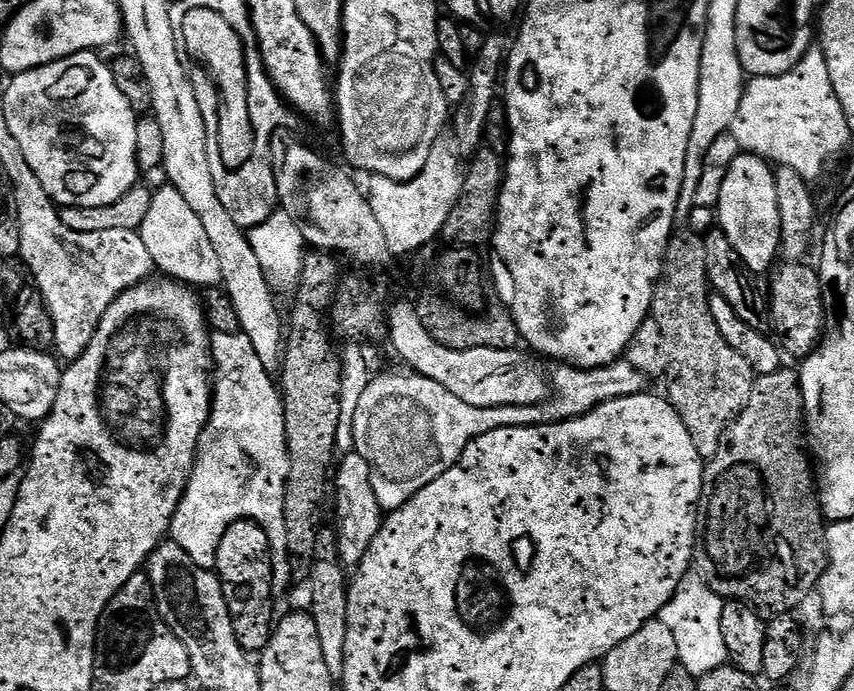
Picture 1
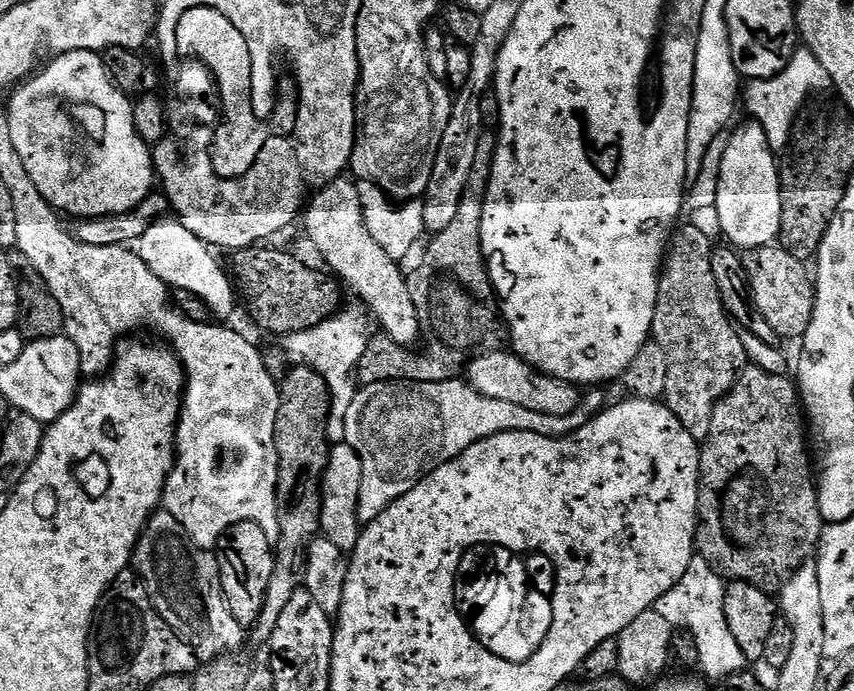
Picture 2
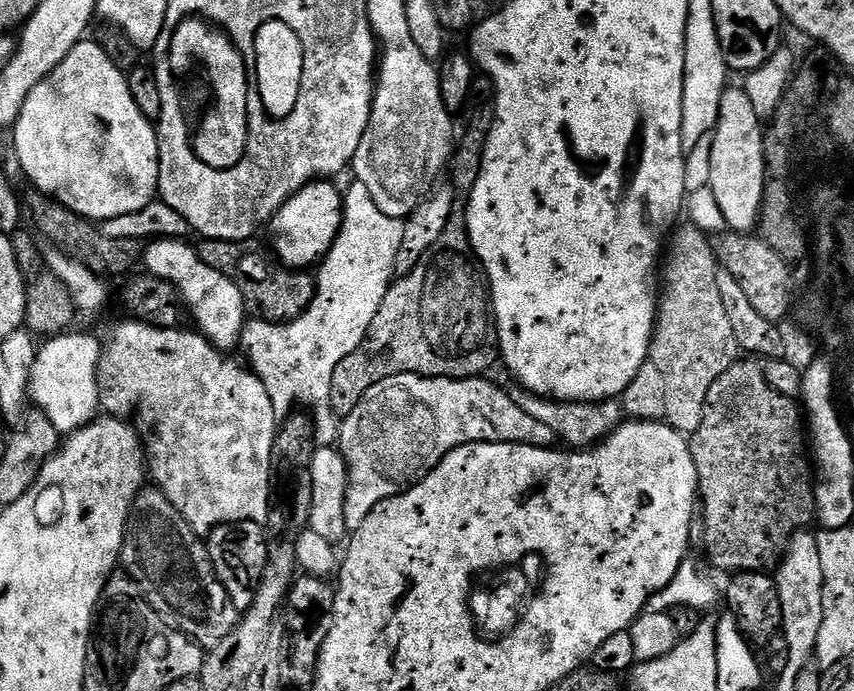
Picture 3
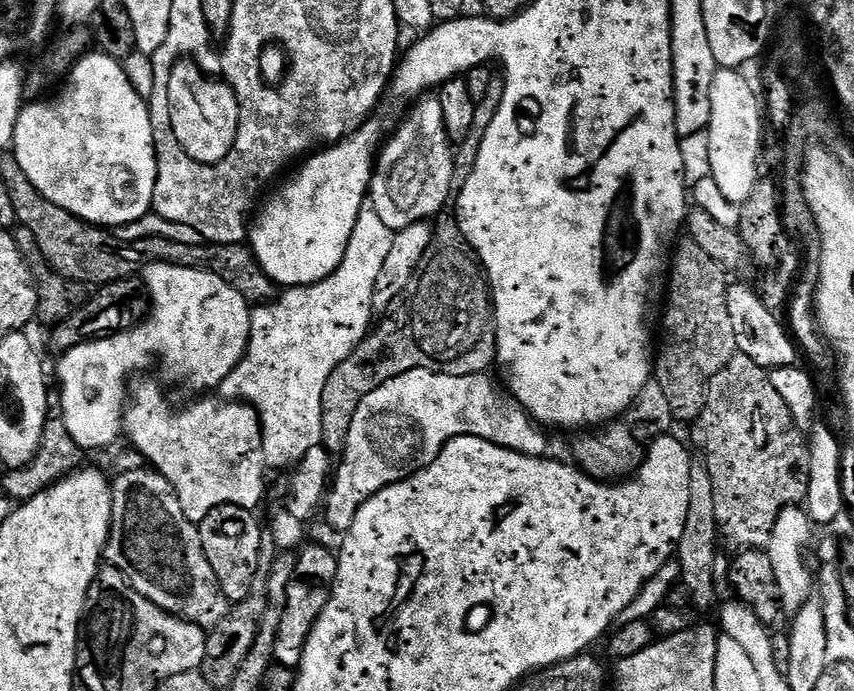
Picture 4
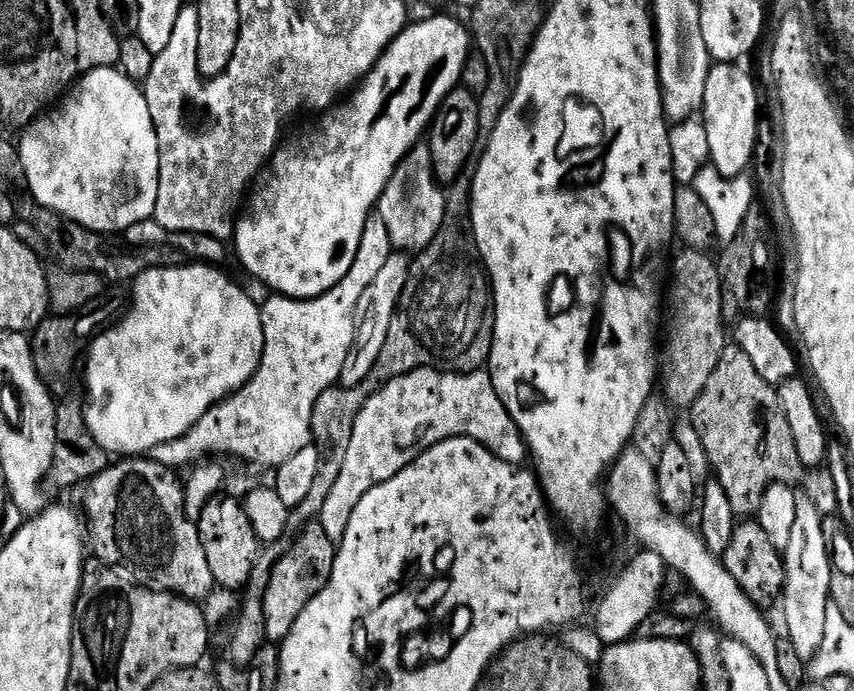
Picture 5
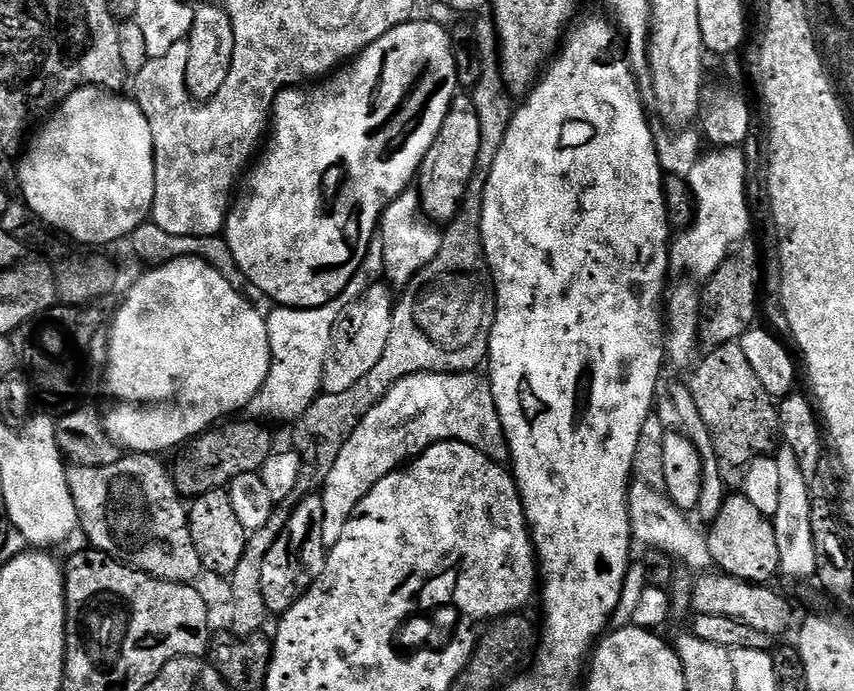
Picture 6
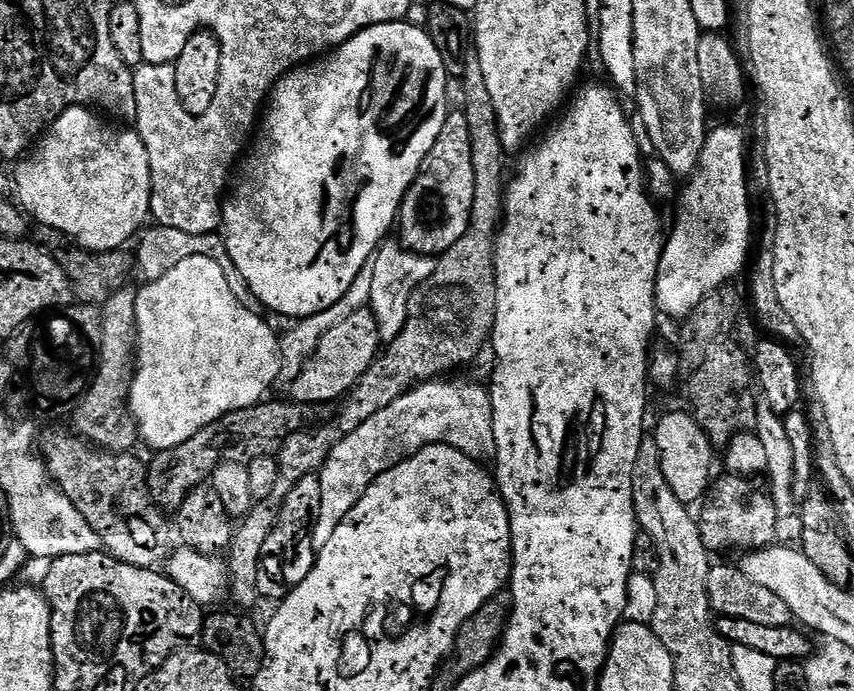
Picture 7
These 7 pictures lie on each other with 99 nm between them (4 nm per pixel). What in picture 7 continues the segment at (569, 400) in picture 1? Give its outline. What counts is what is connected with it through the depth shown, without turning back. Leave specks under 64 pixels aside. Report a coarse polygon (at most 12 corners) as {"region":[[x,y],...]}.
{"region":[[425,382],[326,458],[320,549],[377,478],[426,446],[495,457],[492,397]]}

